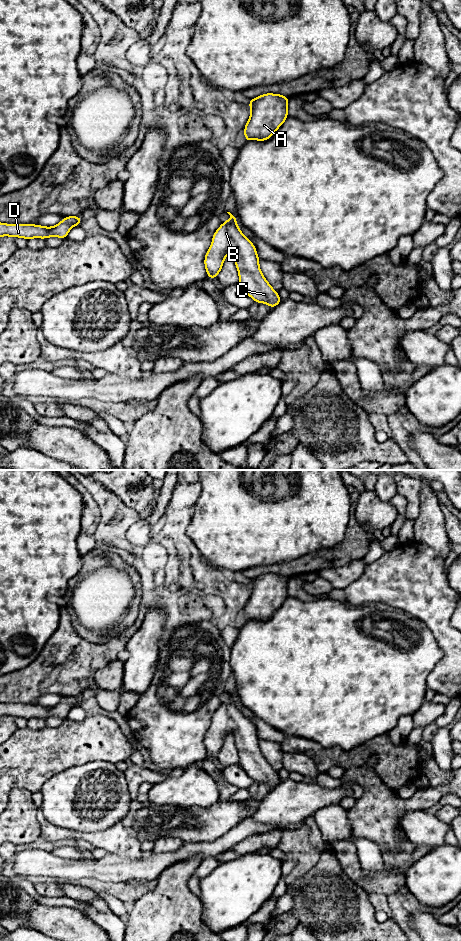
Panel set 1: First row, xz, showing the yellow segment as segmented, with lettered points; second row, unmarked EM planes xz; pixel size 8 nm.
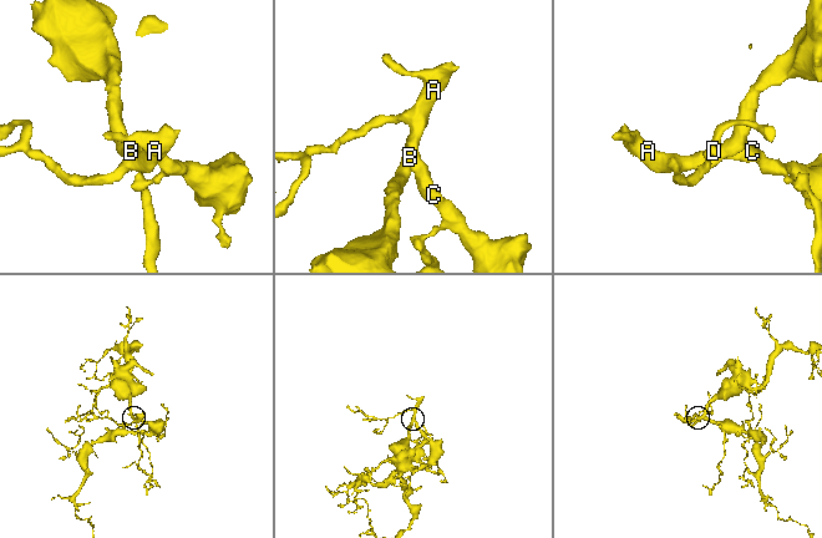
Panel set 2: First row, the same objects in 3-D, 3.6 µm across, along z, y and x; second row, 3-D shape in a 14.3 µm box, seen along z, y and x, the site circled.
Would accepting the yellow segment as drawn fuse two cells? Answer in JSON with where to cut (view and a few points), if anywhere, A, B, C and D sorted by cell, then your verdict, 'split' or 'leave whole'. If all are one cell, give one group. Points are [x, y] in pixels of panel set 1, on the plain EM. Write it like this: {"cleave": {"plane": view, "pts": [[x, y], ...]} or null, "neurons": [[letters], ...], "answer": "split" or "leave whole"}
{"cleave": null, "neurons": [["A", "B", "C", "D"]], "answer": "leave whole"}

